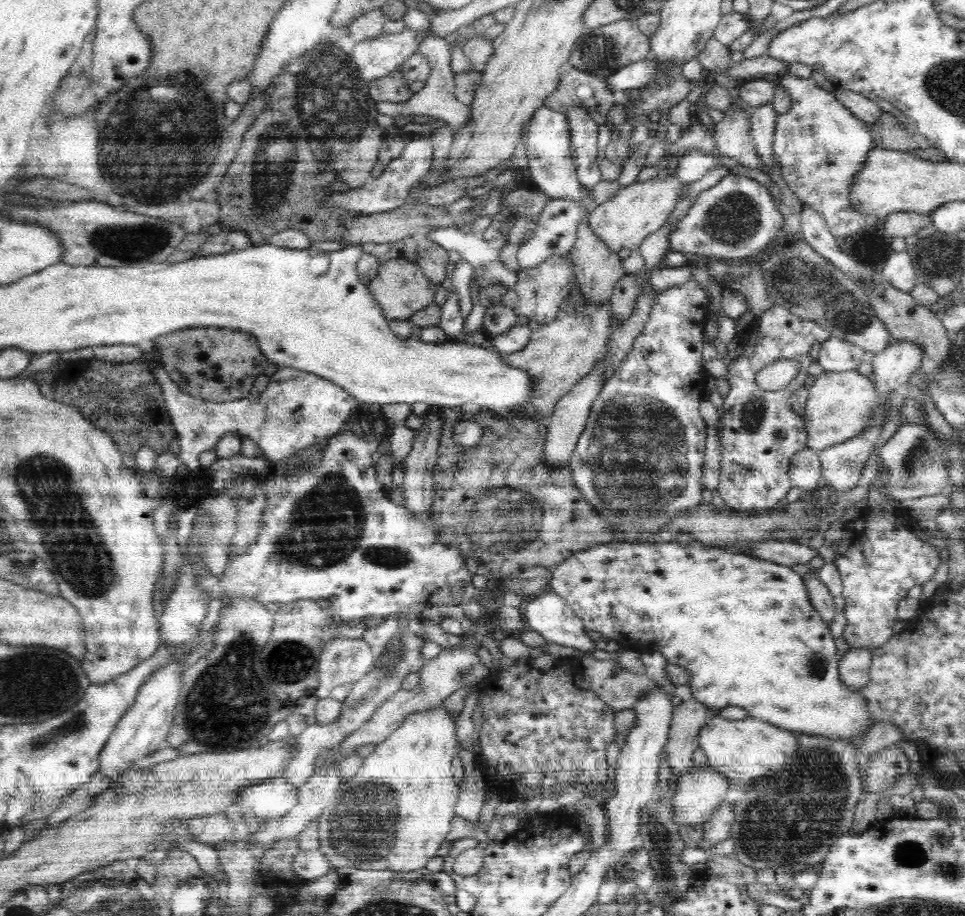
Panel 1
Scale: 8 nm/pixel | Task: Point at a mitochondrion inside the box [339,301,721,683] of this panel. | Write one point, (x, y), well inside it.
(645, 446)

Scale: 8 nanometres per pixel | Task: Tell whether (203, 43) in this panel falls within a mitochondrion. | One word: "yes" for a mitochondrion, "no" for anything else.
no

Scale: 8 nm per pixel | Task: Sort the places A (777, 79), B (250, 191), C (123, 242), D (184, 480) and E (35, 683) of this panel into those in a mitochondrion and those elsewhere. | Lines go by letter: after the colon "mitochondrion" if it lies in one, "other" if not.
A: other
B: mitochondrion
C: mitochondrion
D: other
E: mitochondrion

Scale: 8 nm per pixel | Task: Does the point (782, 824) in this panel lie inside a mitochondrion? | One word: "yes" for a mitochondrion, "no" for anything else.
yes

